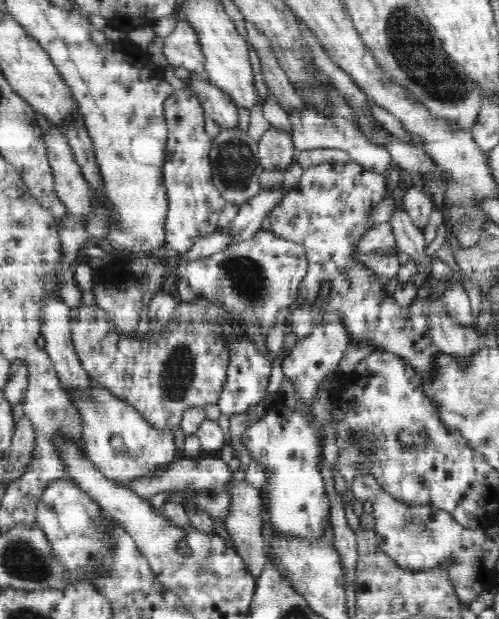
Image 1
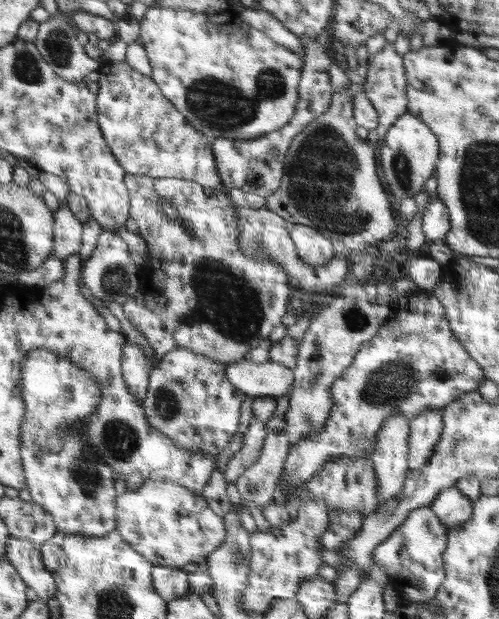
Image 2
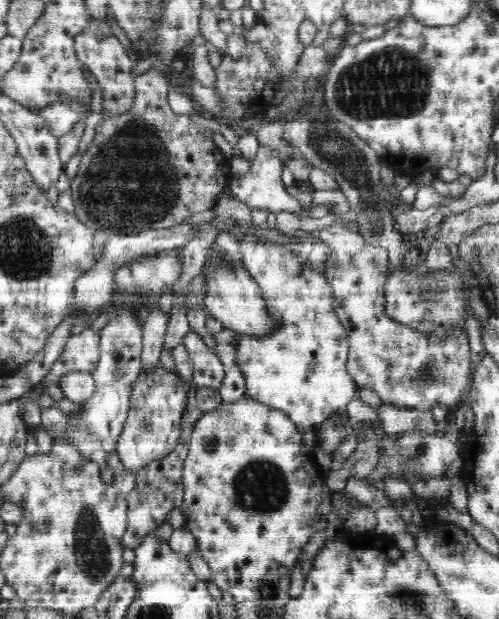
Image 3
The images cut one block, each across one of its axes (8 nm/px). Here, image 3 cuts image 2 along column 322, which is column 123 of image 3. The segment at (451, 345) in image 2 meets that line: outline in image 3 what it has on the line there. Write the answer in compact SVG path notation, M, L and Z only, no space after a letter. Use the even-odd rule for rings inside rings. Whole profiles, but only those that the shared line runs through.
M160 363L145 373L141 371L133 384L128 416L115 448L126 469L140 470L146 464L164 458L176 448L190 387L176 373L163 368Z

